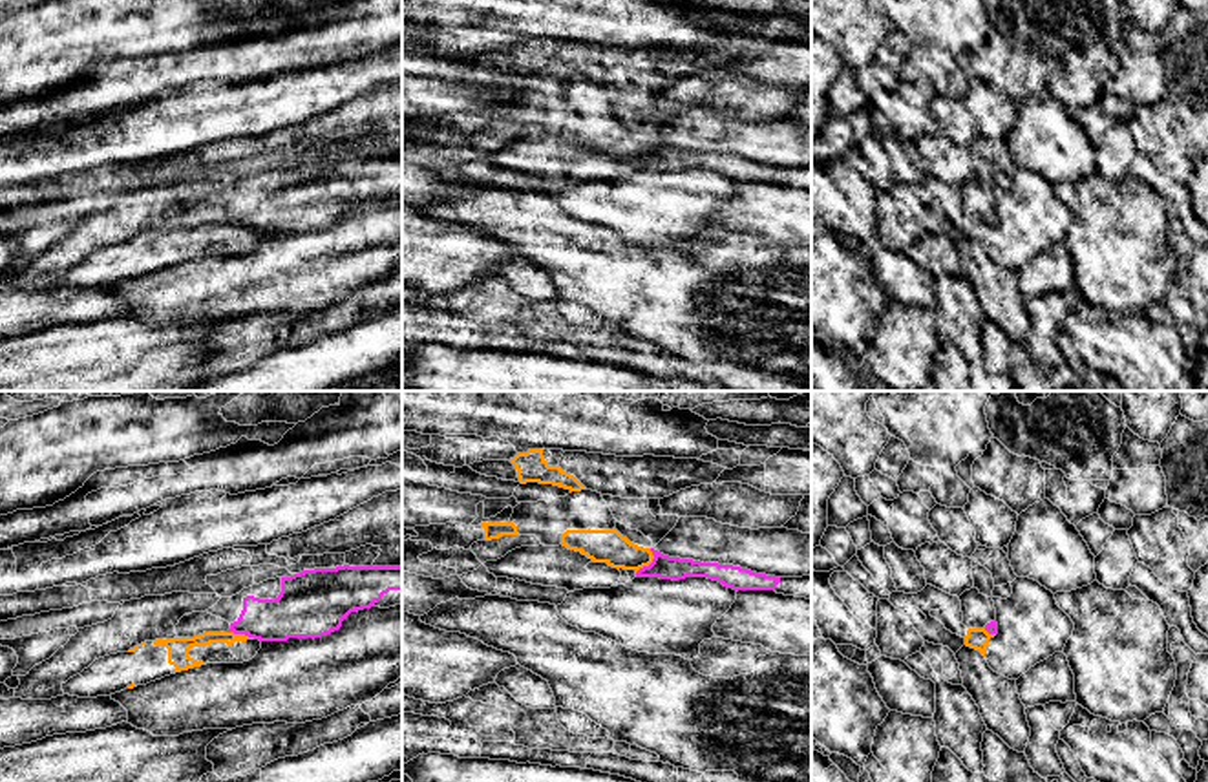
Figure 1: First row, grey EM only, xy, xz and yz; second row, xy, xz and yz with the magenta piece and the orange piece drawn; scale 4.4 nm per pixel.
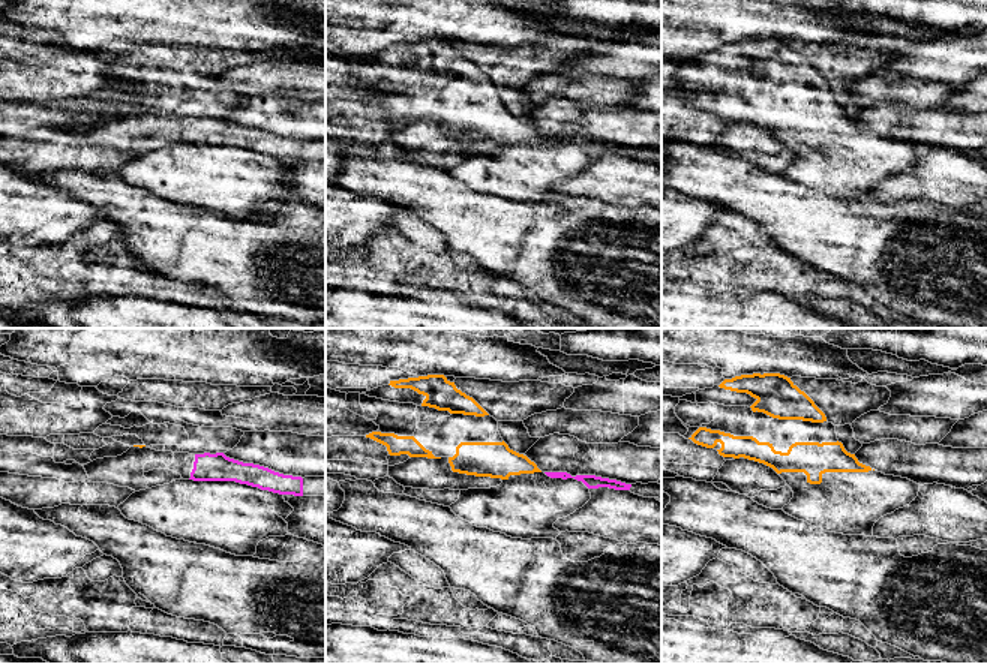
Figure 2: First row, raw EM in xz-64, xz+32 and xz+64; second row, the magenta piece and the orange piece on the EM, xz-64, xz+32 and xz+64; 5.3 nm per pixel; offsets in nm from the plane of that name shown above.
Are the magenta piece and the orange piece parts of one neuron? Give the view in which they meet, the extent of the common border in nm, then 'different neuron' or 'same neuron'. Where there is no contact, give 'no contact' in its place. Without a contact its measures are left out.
xz | 130 nm | different neuron

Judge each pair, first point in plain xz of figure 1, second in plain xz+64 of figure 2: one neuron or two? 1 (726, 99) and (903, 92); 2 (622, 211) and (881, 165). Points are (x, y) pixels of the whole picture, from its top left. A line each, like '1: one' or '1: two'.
1: one
2: one

